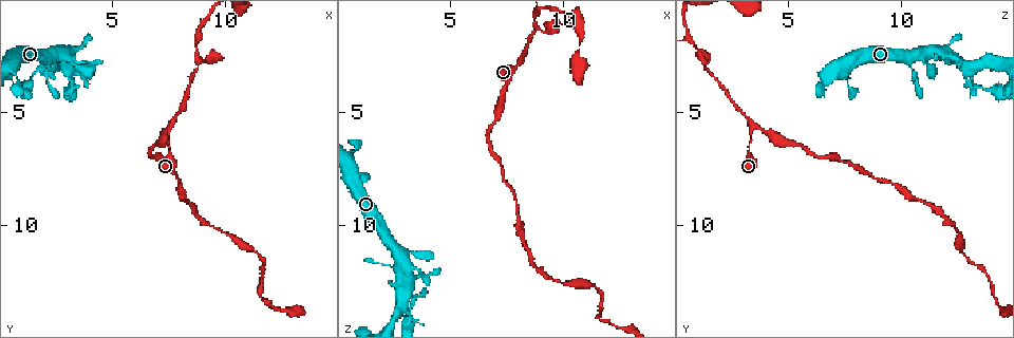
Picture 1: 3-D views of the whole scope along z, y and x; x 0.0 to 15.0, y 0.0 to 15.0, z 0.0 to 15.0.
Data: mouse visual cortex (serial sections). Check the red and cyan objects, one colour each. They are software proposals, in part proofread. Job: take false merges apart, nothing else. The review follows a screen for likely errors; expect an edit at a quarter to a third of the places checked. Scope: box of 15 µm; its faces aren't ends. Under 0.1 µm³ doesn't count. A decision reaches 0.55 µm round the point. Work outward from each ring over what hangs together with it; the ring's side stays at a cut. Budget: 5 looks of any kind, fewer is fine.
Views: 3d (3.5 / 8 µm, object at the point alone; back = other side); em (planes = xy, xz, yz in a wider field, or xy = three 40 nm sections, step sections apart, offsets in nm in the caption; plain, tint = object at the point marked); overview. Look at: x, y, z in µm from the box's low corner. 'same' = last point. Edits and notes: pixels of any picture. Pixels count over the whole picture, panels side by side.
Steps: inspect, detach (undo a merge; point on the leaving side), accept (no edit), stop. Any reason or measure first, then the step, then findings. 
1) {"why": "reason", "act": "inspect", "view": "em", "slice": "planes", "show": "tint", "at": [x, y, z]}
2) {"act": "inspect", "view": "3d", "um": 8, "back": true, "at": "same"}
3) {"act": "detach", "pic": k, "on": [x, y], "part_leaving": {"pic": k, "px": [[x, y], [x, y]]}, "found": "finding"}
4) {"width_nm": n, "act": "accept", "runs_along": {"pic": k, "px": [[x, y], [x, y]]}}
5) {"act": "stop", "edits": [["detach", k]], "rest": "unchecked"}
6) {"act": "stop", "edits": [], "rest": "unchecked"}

{"why": "side arm on a straight run", "act": "inspect", "view": "3d", "um": 8, "at": [7.5, 5.6, 3.5]}

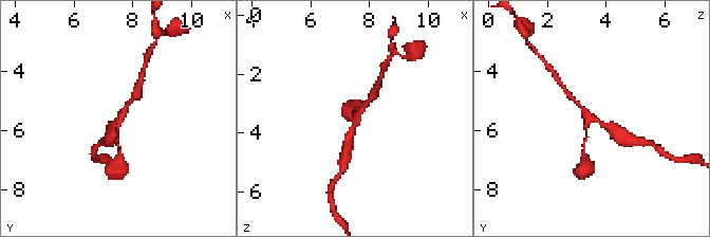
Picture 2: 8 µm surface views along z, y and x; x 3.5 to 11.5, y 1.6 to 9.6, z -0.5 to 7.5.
{"arms": 3, "arm_widths_nm": [100, 200, 250], "why": "now the EM", "act": "inspect", "view": "em", "slice": "planes", "show": "tint", "at": [7.5, 5.6, 3.5]}

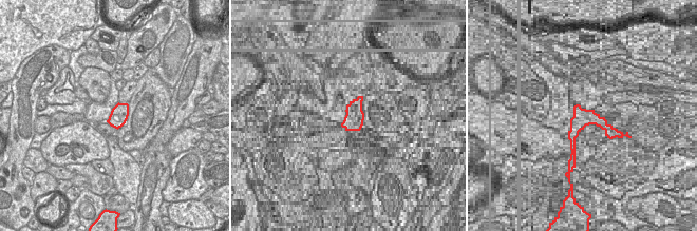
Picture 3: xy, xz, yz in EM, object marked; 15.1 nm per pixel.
{"act": "accept", "runs_along": {"pic": 2, "px": [[584, 147], [590, 120], [614, 132]]}, "found": "all the same cell"}

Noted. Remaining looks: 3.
{"why": "small branch off a trunk", "act": "inspect", "view": "3d", "um": 3.5, "at": [8.9, 2.7, 1.2]}

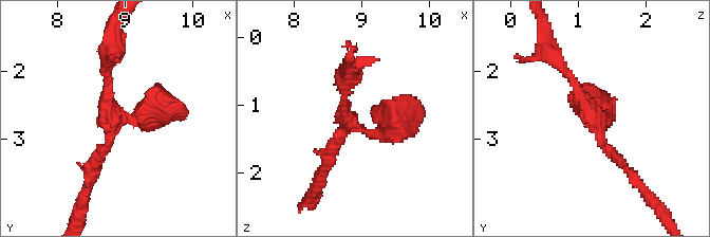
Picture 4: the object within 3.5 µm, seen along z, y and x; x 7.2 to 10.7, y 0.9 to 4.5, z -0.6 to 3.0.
{"act": "accept", "runs_along": {"pic": 4, "px": [[92, 170], [112, 119], [164, 103]]}, "found": "all the same cell"}

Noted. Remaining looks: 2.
{"act": "stop", "edits": [], "rest": "unchecked"}

